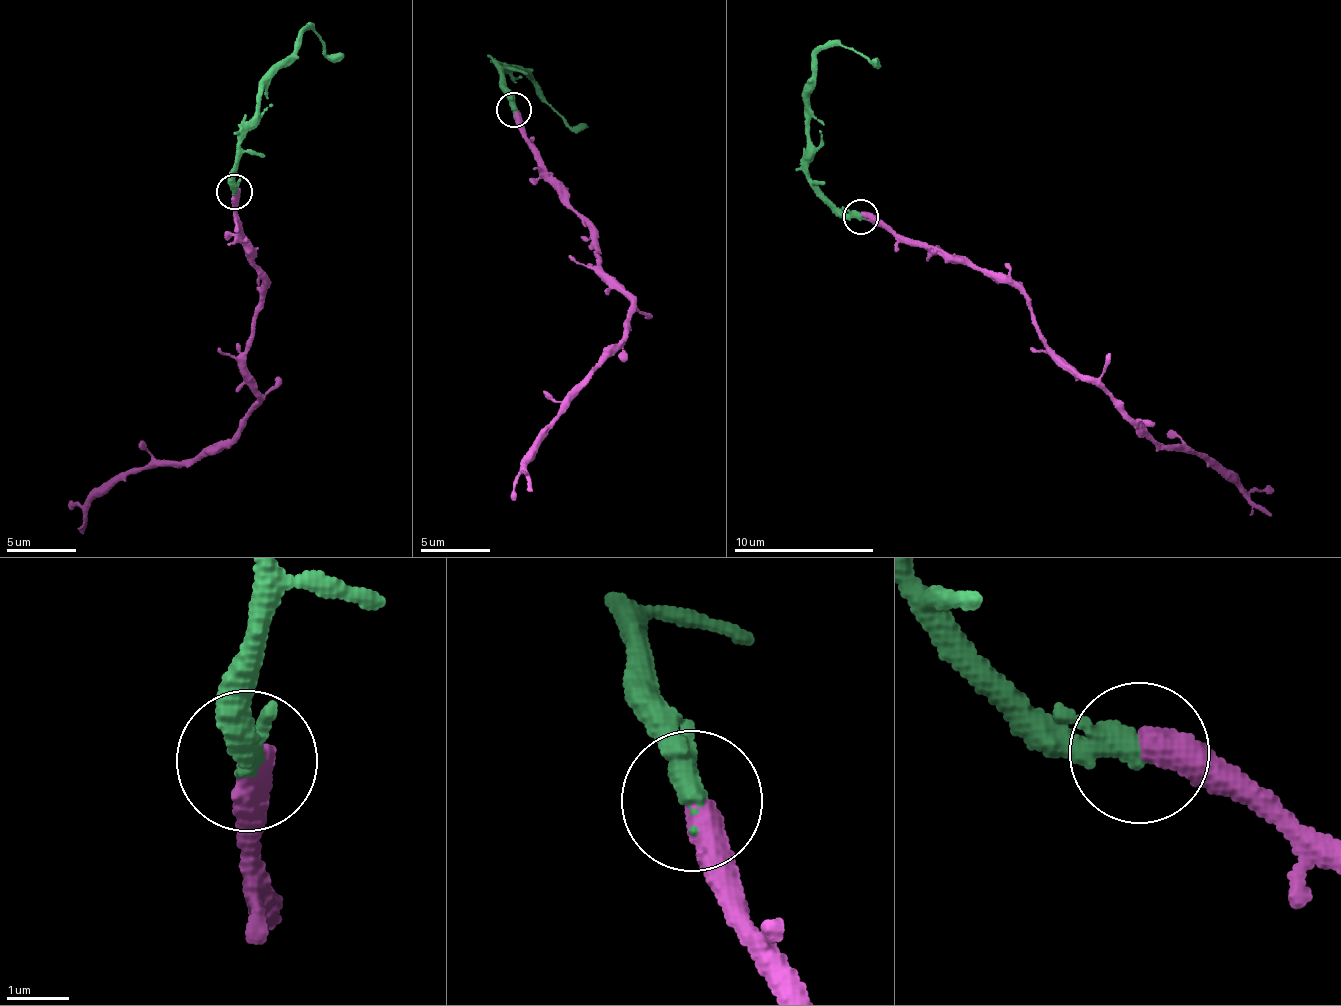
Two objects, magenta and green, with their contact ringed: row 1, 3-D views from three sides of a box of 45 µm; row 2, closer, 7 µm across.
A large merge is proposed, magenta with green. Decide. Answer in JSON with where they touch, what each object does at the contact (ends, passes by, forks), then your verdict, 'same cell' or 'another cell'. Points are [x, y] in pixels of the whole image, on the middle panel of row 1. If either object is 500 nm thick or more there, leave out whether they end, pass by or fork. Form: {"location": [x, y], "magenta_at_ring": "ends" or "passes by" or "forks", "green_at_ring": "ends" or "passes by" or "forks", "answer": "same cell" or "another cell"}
{"location": [514, 110], "magenta_at_ring": "ends", "green_at_ring": "ends", "answer": "same cell"}

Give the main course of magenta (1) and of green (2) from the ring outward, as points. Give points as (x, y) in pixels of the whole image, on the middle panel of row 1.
1: (515, 111), (631, 316), (525, 471), (533, 491)
2: (515, 111), (498, 65), (506, 69), (502, 72), (527, 75), (548, 105), (573, 127), (586, 125)

